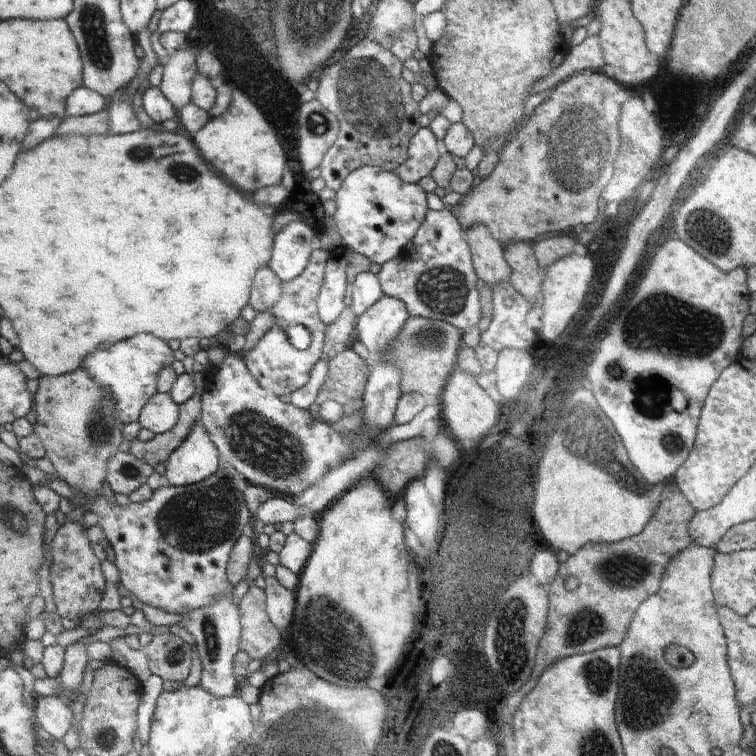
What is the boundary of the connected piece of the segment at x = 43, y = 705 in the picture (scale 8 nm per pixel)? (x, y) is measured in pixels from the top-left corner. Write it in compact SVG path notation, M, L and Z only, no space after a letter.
M60 696L41 697L36 709L36 720L49 735L62 741L74 724L74 717L77 717L76 711L74 706L65 702Z

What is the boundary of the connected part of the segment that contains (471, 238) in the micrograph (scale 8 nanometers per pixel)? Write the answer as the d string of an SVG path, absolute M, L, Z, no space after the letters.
M485 226L471 228L466 232L466 238L471 246L475 273L479 274L479 279L489 286L495 286L511 278L513 270L505 260L505 246L495 240Z

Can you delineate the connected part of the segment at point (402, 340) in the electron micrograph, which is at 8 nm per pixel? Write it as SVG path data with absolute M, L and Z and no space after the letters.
M411 317L402 334L392 348L392 359L402 366L404 374L402 388L404 393L417 392L425 398L442 396L458 370L458 355L462 348L463 330L438 319Z

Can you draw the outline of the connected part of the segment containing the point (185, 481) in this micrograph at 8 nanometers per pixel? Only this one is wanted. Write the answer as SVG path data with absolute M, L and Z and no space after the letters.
M199 422L186 442L165 463L164 482L170 486L191 486L208 480L221 468L221 455Z

